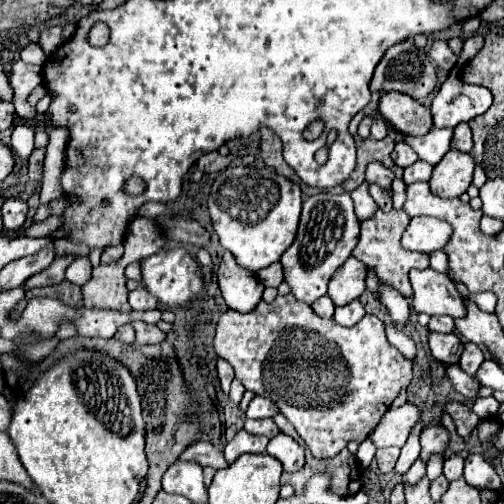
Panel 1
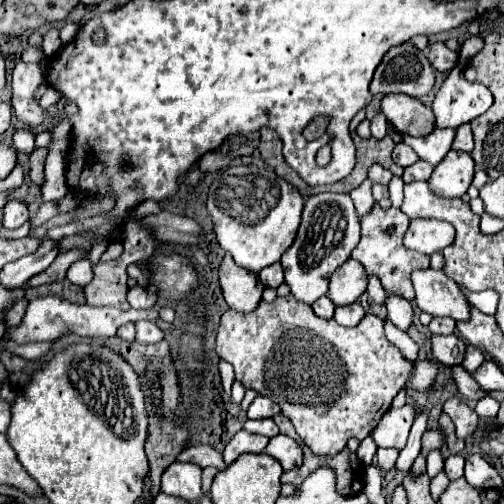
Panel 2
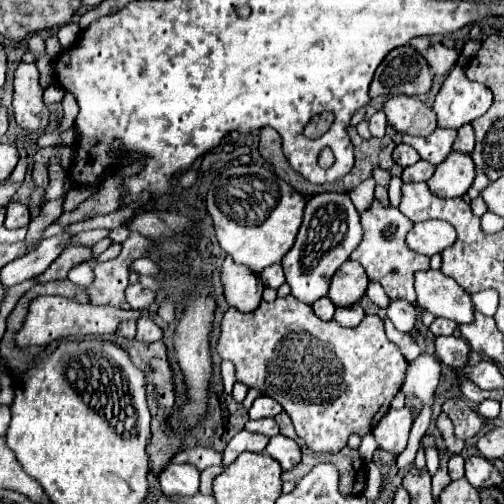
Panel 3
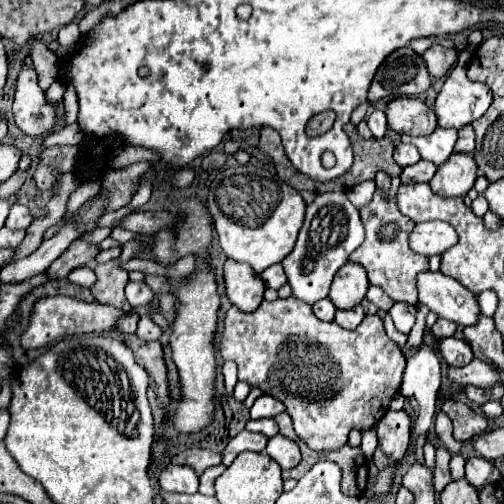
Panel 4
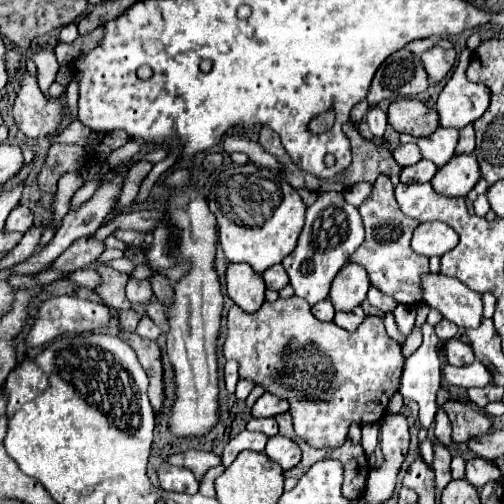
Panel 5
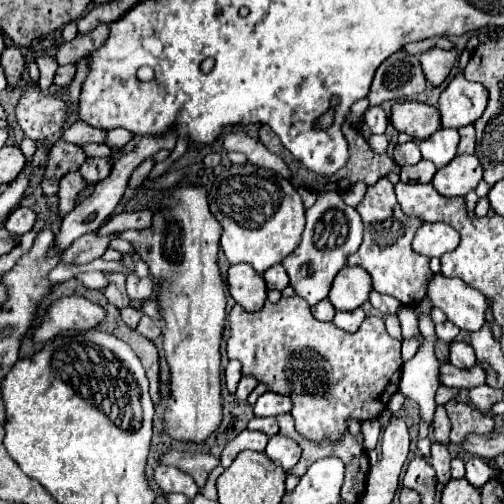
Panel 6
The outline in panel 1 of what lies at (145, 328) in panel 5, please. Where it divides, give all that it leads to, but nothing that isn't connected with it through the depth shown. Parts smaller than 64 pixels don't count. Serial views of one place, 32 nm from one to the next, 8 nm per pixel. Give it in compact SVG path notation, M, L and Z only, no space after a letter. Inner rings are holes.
M134 320L132 326L136 330L136 342L138 344L160 344L166 340L166 334L158 326L152 326L152 324L146 324L140 320Z

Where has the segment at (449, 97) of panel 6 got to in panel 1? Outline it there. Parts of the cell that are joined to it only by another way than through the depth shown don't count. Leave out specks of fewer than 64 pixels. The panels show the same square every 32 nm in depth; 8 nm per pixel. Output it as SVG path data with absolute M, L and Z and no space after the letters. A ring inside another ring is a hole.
M460 70L450 72L432 100L432 118L436 128L454 128L484 114L492 104L492 94L484 86L472 86L460 80Z

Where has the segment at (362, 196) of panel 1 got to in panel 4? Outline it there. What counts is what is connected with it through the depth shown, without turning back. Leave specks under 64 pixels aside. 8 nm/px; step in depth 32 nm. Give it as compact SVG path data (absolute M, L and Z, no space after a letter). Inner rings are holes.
M366 180L366 182L360 182L358 186L350 188L346 194L348 194L348 200L360 210L360 208L364 208L364 204L368 204L368 200L372 200L374 190L376 190L374 180Z

